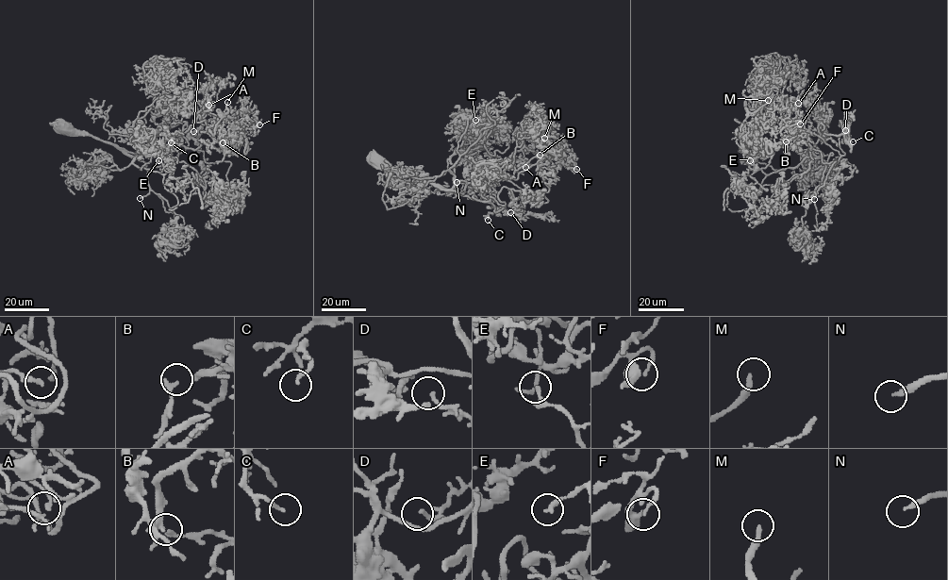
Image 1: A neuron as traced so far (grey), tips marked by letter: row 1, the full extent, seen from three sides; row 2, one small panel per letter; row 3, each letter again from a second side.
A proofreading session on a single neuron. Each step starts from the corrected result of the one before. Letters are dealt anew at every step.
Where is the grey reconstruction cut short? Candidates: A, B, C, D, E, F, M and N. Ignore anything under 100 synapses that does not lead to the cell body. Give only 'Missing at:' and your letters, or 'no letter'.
Missing at: M, N

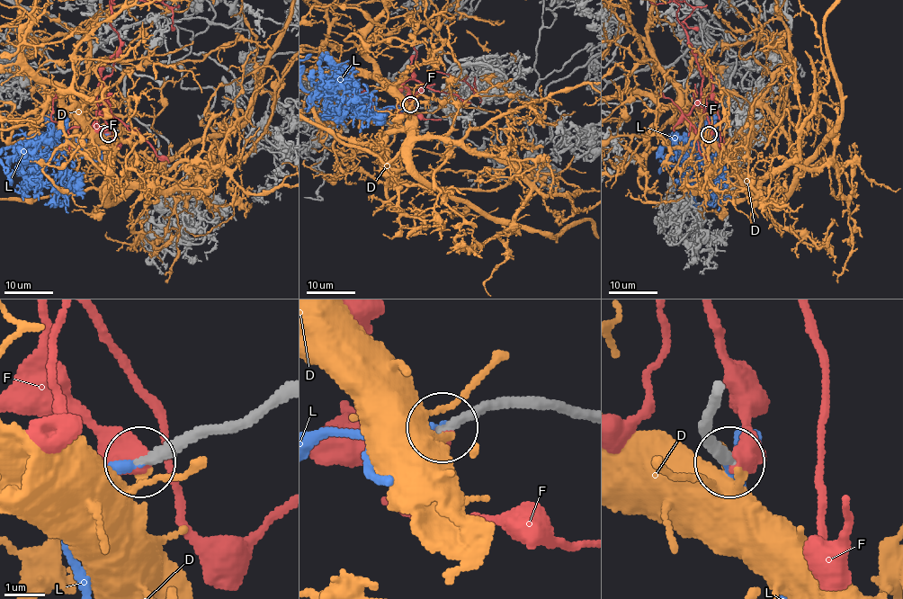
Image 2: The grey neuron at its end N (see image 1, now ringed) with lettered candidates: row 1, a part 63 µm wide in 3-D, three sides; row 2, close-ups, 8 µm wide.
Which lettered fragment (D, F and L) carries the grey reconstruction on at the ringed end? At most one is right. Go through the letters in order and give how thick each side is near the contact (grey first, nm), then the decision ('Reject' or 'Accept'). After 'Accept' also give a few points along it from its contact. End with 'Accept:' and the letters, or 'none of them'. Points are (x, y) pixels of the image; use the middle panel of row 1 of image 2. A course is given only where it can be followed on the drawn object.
D: Thickness 280 nm (grey) against 200 nm. Reject
F: Thickness 280 nm (grey) against 650 nm. Reject
L: Thickness 260 nm (grey) against 240 nm. Accept
Accept: L

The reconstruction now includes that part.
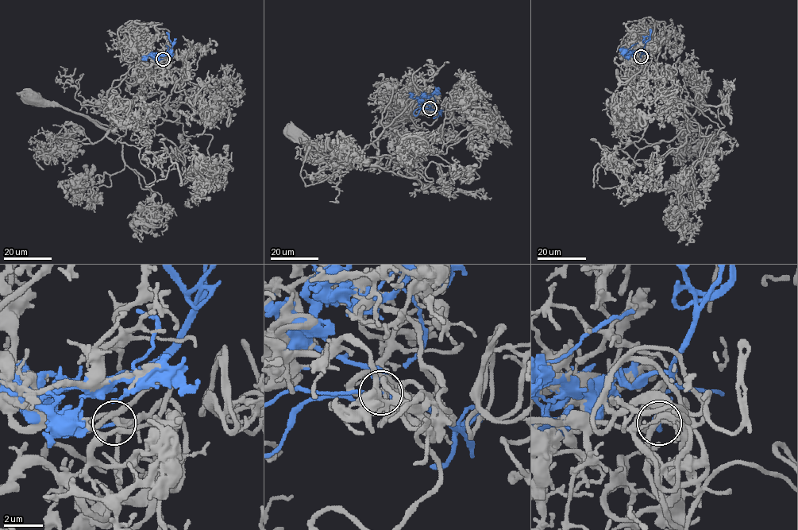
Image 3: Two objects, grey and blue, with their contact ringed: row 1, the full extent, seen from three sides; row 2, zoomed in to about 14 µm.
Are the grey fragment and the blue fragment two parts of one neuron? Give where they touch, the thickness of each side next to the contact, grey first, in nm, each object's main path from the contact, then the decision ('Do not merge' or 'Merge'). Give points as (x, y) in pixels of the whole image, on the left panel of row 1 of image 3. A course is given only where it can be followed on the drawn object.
Place: (163, 59). Thickness 260 nm (grey) against 140 nm. Course of grey: (163, 59), (170, 63), (156, 61), (155, 69), (113, 82), (107, 94), (110, 130), (32, 98). Course of blue: (163, 59), (155, 59), (146, 56), (164, 54), (167, 47), (165, 45). Do not merge

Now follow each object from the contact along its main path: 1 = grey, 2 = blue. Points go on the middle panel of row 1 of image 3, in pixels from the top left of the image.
1: (429, 108), (437, 117), (422, 127), (408, 114), (397, 117), (388, 110), (374, 129), (374, 164), (298, 134)
2: (429, 108), (418, 108), (413, 114), (431, 109), (422, 102), (424, 96), (432, 94), (432, 105)

